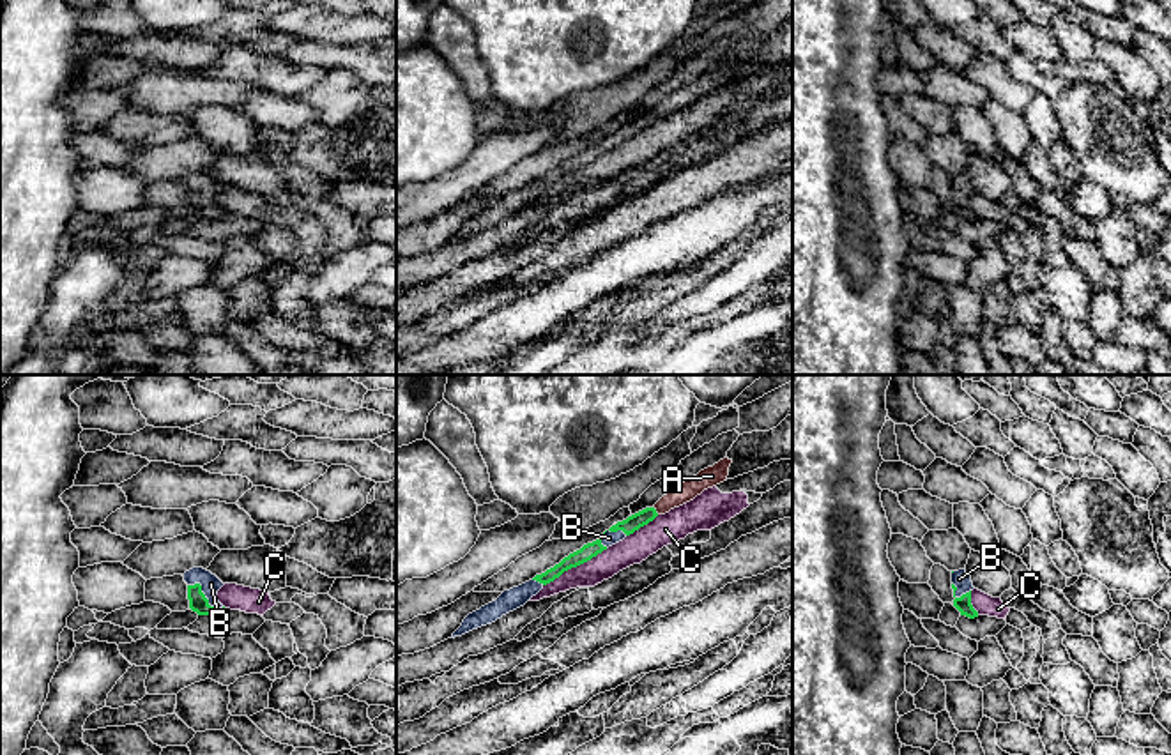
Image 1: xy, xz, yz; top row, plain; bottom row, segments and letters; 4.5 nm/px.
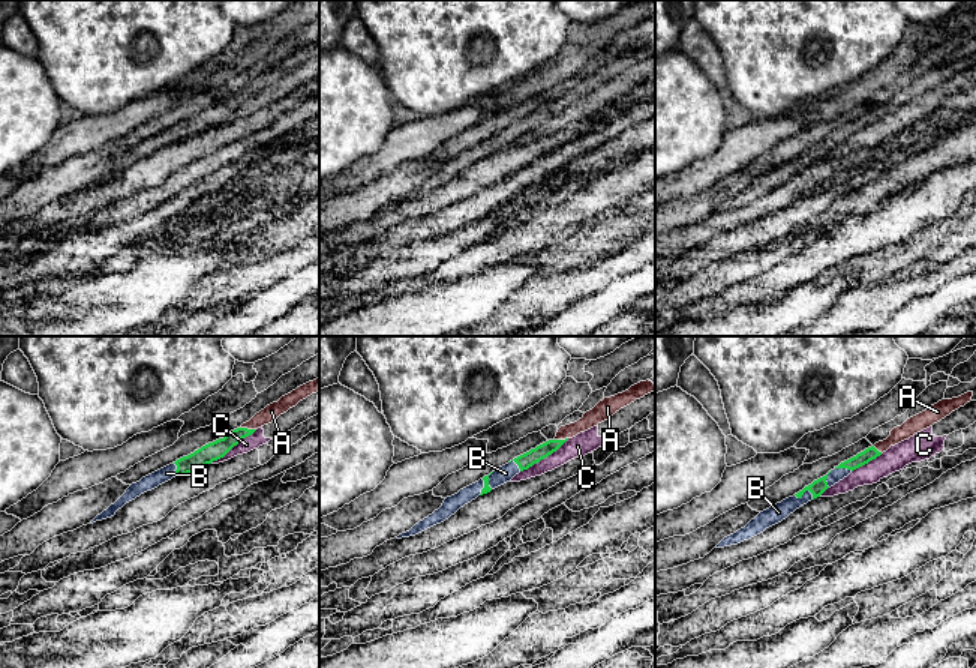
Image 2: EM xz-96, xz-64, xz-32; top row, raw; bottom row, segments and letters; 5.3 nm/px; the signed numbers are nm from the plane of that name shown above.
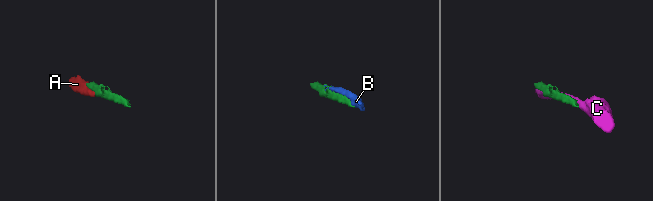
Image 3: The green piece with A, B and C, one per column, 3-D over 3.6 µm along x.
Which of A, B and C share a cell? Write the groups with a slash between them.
A B / C

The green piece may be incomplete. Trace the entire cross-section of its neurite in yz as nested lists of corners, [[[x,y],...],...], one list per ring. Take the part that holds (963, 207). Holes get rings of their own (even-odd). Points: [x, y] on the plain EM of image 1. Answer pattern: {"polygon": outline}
{"polygon": [[[966,173],[952,175],[953,210],[969,223],[978,221],[978,216],[971,209],[973,186]]]}

